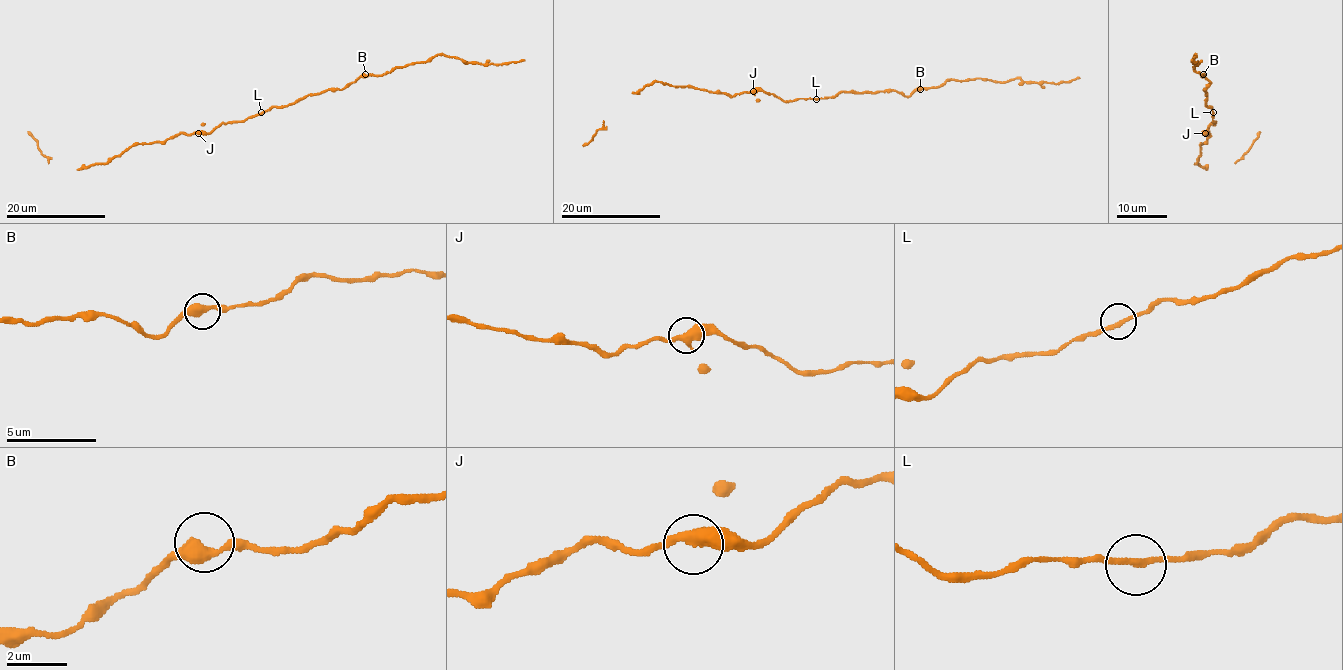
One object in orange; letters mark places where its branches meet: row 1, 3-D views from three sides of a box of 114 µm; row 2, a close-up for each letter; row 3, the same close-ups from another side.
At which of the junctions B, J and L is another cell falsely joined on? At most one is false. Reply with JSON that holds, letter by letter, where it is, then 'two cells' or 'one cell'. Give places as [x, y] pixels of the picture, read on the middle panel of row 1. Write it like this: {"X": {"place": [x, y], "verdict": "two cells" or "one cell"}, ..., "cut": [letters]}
{"B": {"place": [920, 89], "verdict": "one cell"}, "J": {"place": [753, 91], "verdict": "one cell"}, "L": {"place": [816, 99], "verdict": "one cell"}, "cut": []}

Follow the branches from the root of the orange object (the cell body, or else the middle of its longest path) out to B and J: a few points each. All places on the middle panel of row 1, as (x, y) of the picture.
B: (816, 98), (836, 97), (841, 92), (882, 90), (897, 90), (910, 95), (920, 89)
J: (816, 98), (781, 100), (762, 90), (752, 90)

